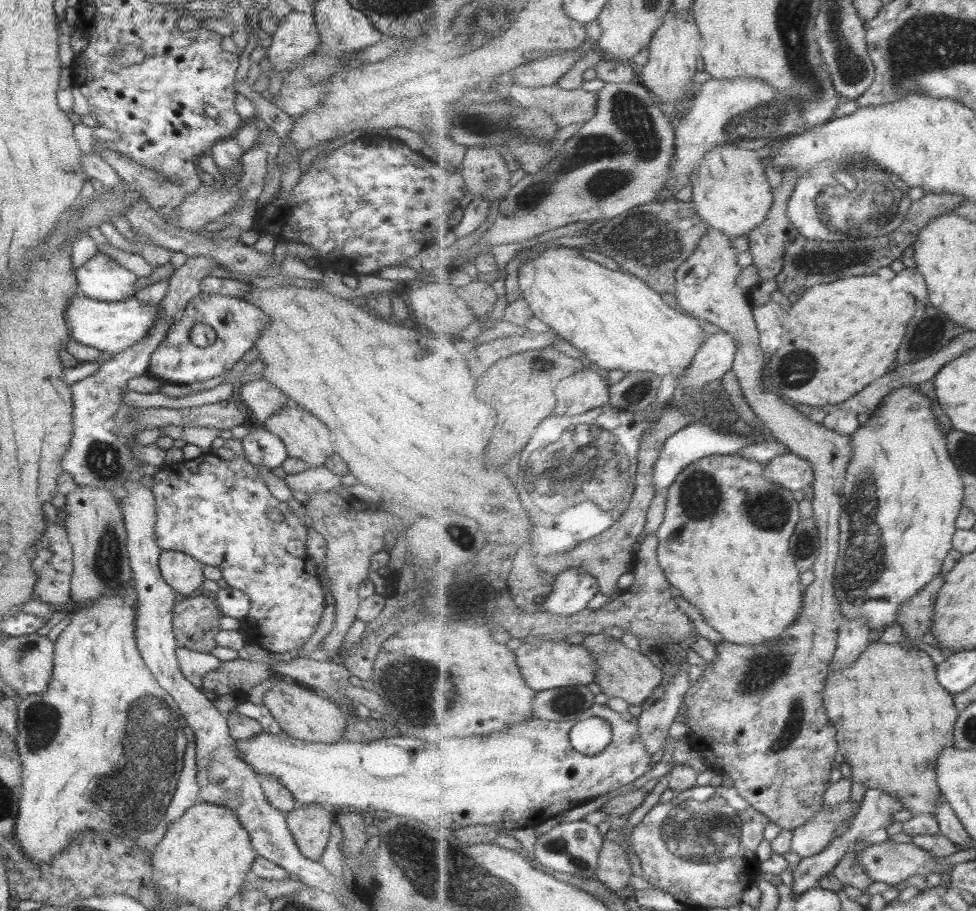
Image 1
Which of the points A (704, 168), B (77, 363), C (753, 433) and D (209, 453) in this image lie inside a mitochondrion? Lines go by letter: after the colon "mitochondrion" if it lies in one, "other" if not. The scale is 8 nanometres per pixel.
A: other
B: other
C: other
D: other

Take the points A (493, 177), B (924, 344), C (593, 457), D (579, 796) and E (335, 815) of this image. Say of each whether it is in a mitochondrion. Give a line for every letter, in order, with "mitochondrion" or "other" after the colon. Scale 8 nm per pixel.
A: mitochondrion
B: mitochondrion
C: mitochondrion
D: other
E: other

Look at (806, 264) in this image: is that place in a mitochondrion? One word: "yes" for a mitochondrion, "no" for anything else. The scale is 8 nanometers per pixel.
yes

